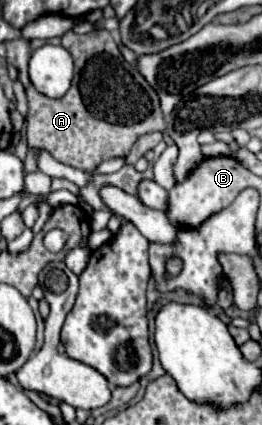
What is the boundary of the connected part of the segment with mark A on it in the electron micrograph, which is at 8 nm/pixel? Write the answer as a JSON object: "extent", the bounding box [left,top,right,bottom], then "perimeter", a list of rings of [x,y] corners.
{"extent":[28,30,164,170],"perimeter":[[[108,30],[62,36],[62,46],[74,58],[74,80],[70,92],[62,100],[50,100],[36,92],[30,84],[28,98],[28,146],[44,148],[58,162],[94,170],[100,162],[114,156],[128,156],[132,144],[148,132],[164,130],[164,118],[156,92],[146,84],[142,74],[128,64]]]}

